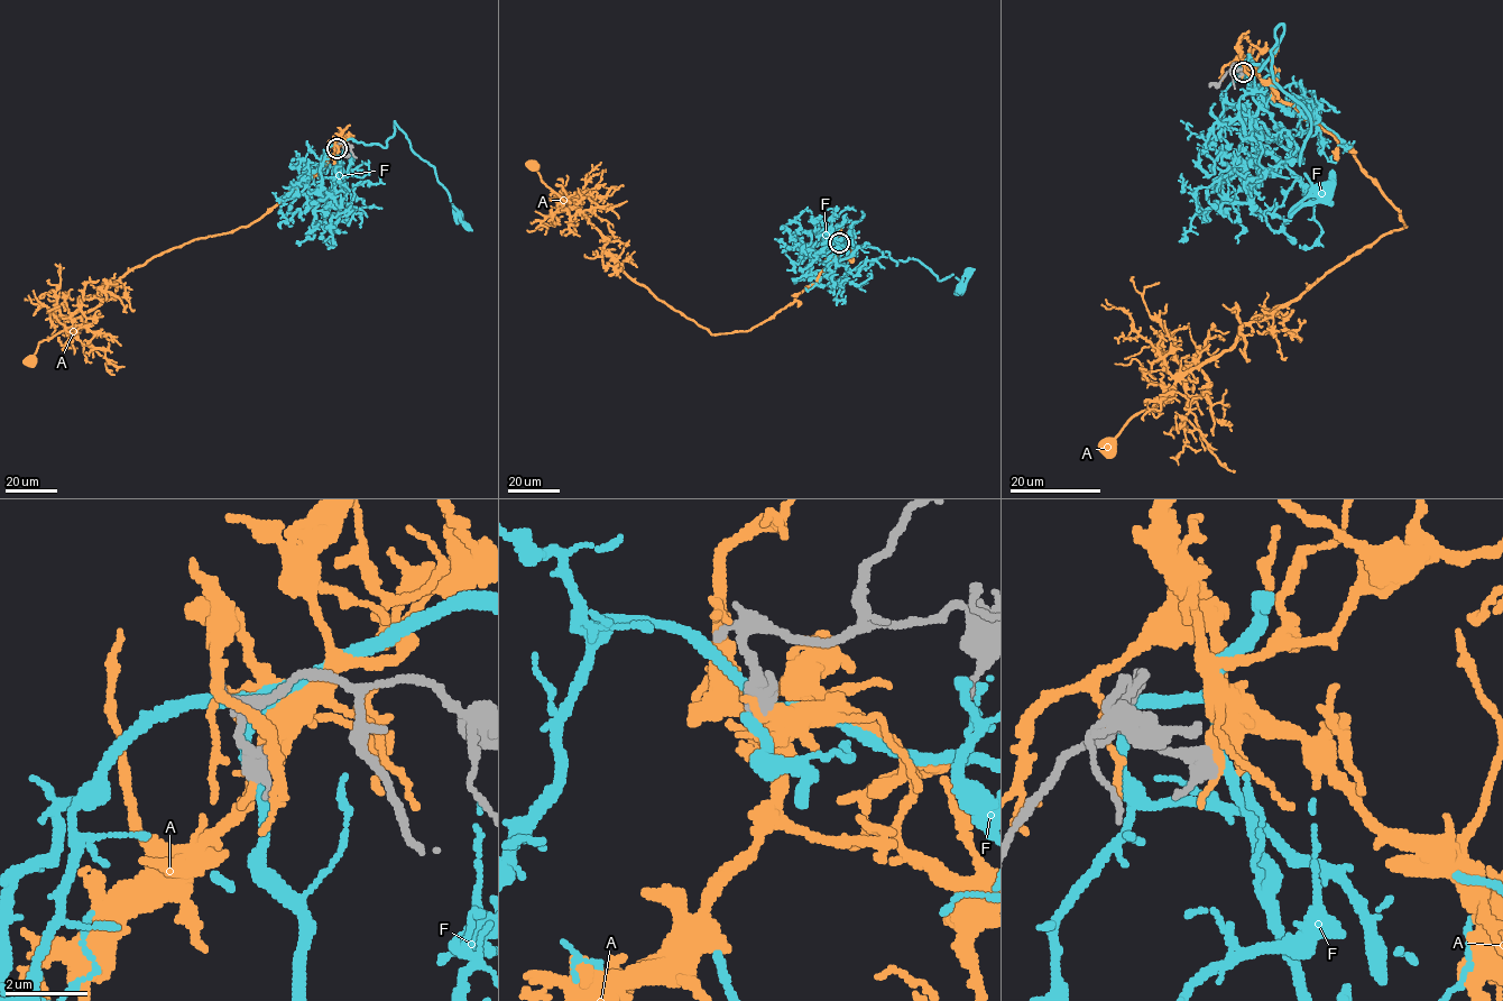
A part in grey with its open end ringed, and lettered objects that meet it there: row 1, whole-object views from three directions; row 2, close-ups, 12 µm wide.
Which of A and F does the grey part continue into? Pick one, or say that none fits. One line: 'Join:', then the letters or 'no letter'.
Join: no letter

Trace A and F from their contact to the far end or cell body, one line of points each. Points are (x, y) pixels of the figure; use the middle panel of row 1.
A: (839, 242), (795, 300), (748, 330), (711, 334), (634, 282), (605, 250), (608, 239), (533, 165)
F: (839, 242), (878, 248), (888, 253), (896, 265), (900, 260), (916, 259), (939, 281), (952, 274), (960, 287)

